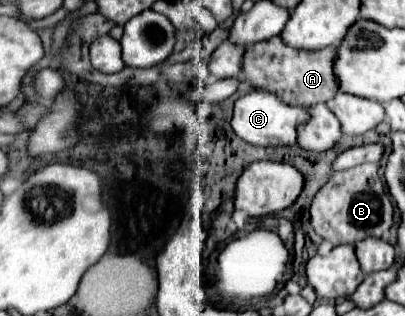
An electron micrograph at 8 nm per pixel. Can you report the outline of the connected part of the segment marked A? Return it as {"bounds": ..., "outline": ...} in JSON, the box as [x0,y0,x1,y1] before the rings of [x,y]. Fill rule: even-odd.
{"bounds":[243,36,337,106],"outline":[[[281,36],[253,44],[243,58],[243,80],[253,88],[263,88],[281,96],[293,106],[313,106],[327,102],[337,94],[337,78],[333,74],[333,58],[337,58],[337,46],[327,46],[325,50],[293,50],[285,46]]]}

